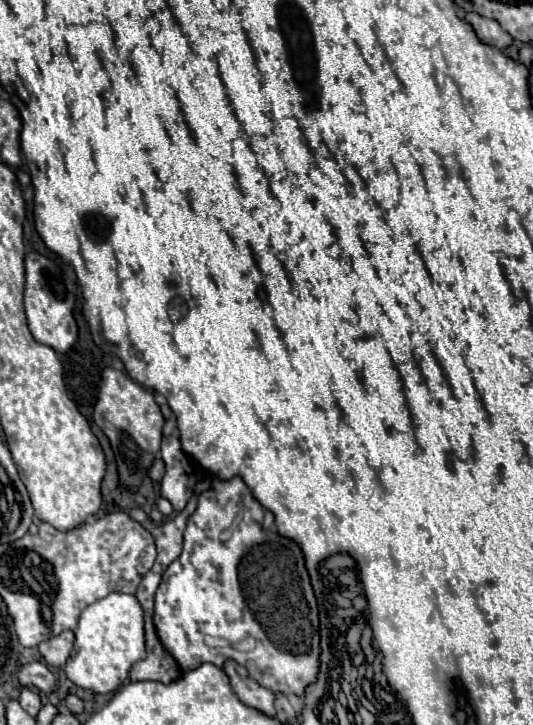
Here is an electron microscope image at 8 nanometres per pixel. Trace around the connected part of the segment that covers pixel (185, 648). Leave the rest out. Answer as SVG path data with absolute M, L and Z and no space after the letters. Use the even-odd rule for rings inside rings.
M212 477L212 489L204 491L198 497L198 507L188 519L184 531L184 549L180 557L172 561L162 575L162 583L156 591L154 625L162 645L172 653L182 669L194 669L206 661L222 667L226 659L234 659L244 665L248 673L252 673L252 679L256 679L262 687L286 695L302 695L306 685L316 681L320 665L316 597L310 587L310 577L306 573L300 547L294 541L276 535L276 531L264 531L262 519L262 505L252 497L240 477L234 477L230 481ZM208 637L222 643L222 647L208 645ZM240 641L244 641L244 651L232 647Z

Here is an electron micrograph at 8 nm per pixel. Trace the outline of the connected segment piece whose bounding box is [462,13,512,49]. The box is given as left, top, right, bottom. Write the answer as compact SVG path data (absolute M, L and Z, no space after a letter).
M462 13L462 19L466 19L476 35L488 43L488 45L494 45L498 49L506 49L512 45L512 37L508 35L508 31L504 31L500 27L500 23L496 23L496 19L484 19L482 15L472 15L472 13Z

